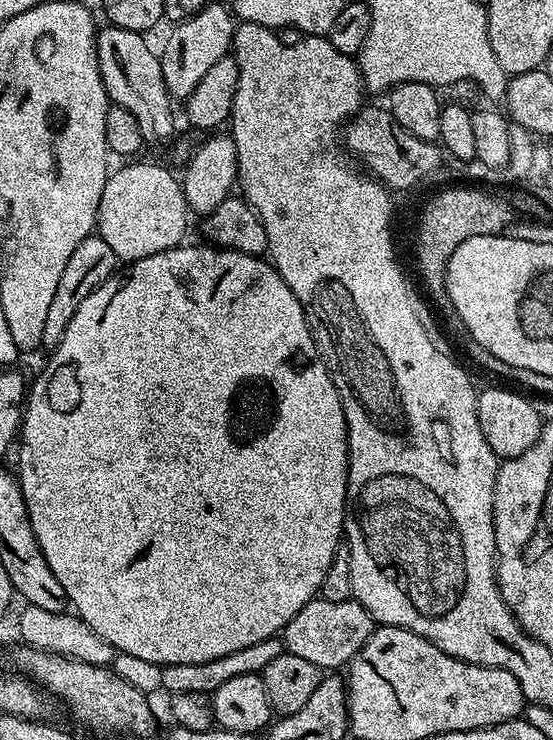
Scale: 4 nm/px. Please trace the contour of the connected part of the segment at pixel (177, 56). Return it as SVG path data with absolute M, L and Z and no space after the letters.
M205 3L204 8L194 18L175 25L164 44L164 52L159 53L162 78L166 78L166 90L177 101L187 101L189 94L198 86L198 81L218 62L218 58L229 55L232 50L232 35L236 33L237 21L223 3Z

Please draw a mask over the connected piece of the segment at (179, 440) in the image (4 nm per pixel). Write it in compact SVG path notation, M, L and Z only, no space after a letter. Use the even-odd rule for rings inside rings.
M181 246L181 247L179 247L179 248L171 248L171 249L170 249L170 250L166 250L166 251L165 251L165 252L159 252L159 253L158 253L158 254L150 254L150 258L142 258L142 259L141 259L141 260L134 260L134 261L131 261L131 263L129 263L129 264L128 264L128 265L127 265L127 267L125 267L125 268L128 268L128 269L126 269L126 270L125 270L125 272L123 272L123 270L117 270L117 271L115 271L115 272L113 272L113 273L112 273L112 276L111 276L111 277L110 277L110 279L109 279L109 280L107 280L107 281L106 281L106 282L102 282L102 283L101 283L101 284L99 284L99 285L98 285L98 286L97 286L97 287L96 287L96 289L94 289L94 291L93 291L93 292L92 292L92 293L91 293L91 294L90 294L90 298L86 298L86 302L82 302L82 306L78 306L78 311L77 311L77 312L75 312L75 314L74 314L74 318L70 318L70 326L66 326L66 334L62 334L62 342L58 342L58 346L57 346L57 347L56 347L56 348L53 348L53 349L51 349L51 352L50 352L50 355L49 355L49 356L52 356L52 357L50 357L50 358L49 358L49 360L48 360L48 365L46 365L46 366L45 366L45 368L44 368L44 369L42 369L42 370L41 370L41 372L40 372L40 377L38 377L38 378L37 378L37 380L36 380L36 385L34 385L34 386L33 386L33 388L32 388L32 385L31 385L31 387L29 387L29 388L28 388L28 389L27 389L27 392L26 392L26 403L25 403L25 405L24 405L24 415L23 415L23 417L22 417L22 423L21 423L21 426L20 426L20 431L19 431L19 433L18 433L18 448L19 448L19 444L20 444L20 472L19 472L19 471L18 471L18 479L19 479L19 482L20 482L20 489L21 489L21 490L22 490L22 498L23 498L23 499L24 499L24 501L25 501L25 502L26 502L26 510L27 510L27 511L28 511L28 513L29 513L29 514L30 514L30 526L34 526L34 538L38 538L38 546L39 546L39 547L40 547L40 549L41 549L41 550L42 550L42 554L43 554L43 555L44 555L44 557L45 557L45 558L46 558L46 562L47 562L47 563L48 563L48 565L49 565L49 566L50 566L50 570L54 570L54 578L58 578L58 582L62 582L62 590L66 590L66 594L67 594L67 595L68 595L68 603L69 603L69 605L71 605L71 607L72 607L72 608L73 608L73 609L74 609L74 612L75 612L75 615L77 615L77 616L79 616L79 617L80 617L80 619L81 619L81 620L84 620L84 621L85 621L85 622L87 622L87 624L88 624L88 625L89 625L89 626L90 626L90 630L94 630L94 634L102 634L102 638L106 638L106 642L110 642L110 646L111 646L111 647L112 647L112 648L114 648L114 649L116 649L116 651L117 651L117 653L120 653L120 654L123 654L123 655L124 655L124 652L125 652L125 654L126 654L126 655L128 655L128 656L133 656L133 658L134 658L134 659L136 659L136 660L141 660L141 662L142 662L142 663L144 663L144 664L156 664L156 665L155 665L155 666L163 666L163 665L165 665L165 664L181 664L181 663L182 663L182 662L210 662L210 661L211 661L211 660L212 660L212 659L213 659L213 658L222 658L222 657L223 657L223 656L224 656L224 655L225 655L225 654L234 654L234 650L243 650L243 648L244 648L244 647L245 647L245 646L254 646L254 642L262 642L262 641L263 641L263 640L270 640L270 639L273 639L273 637L275 637L275 636L276 636L276 635L277 635L277 634L280 634L280 633L283 633L283 631L284 631L284 627L286 627L286 625L287 625L287 624L288 624L288 623L289 623L289 622L290 622L290 618L294 618L294 614L298 614L298 610L302 610L302 606L306 606L306 605L307 605L307 604L308 604L308 603L310 603L310 601L311 601L311 600L315 600L315 599L317 599L317 596L318 596L318 593L319 593L319 590L320 590L320 587L321 587L321 586L322 586L322 582L323 582L323 581L324 581L324 579L325 579L325 578L326 578L326 574L327 574L327 573L328 573L328 571L329 571L329 570L330 570L330 566L331 566L331 565L332 565L332 561L333 561L333 560L335 560L335 559L337 559L337 556L338 556L338 552L336 552L336 547L338 547L338 546L339 546L339 544L340 544L340 547L341 547L341 544L342 544L342 537L343 537L343 536L344 536L344 510L345 510L345 508L347 508L347 507L348 507L348 427L347 427L347 426L346 426L346 418L345 418L345 417L344 417L344 411L343 411L343 410L342 410L342 398L341 398L341 397L340 397L340 395L339 395L339 394L338 394L338 390L337 390L337 389L336 389L336 387L335 387L335 386L334 386L334 382L333 382L333 381L332 381L332 379L331 379L331 378L330 378L330 374L329 374L329 373L328 373L328 365L327 365L327 364L325 364L325 363L324 363L324 361L323 361L323 360L321 360L321 359L320 359L320 355L319 355L319 354L318 354L318 350L317 350L317 349L316 349L316 343L315 343L315 342L314 342L314 338L313 338L313 337L312 337L312 328L311 328L311 327L310 327L310 325L308 325L308 319L307 319L307 318L306 318L306 314L305 314L305 313L304 313L304 311L303 311L303 310L302 310L302 306L301 306L301 305L300 305L300 303L299 303L299 302L298 302L298 298L297 298L297 297L296 297L296 295L295 295L295 294L294 294L294 290L290 290L290 286L286 286L286 282L285 282L285 281L284 281L284 279L282 279L282 277L280 277L280 271L279 271L279 270L277 270L277 268L276 268L276 265L275 265L275 264L273 264L273 263L271 263L271 262L269 262L269 261L268 261L268 260L267 260L267 259L264 259L264 258L261 258L261 257L260 257L260 256L251 256L251 255L250 255L250 254L248 254L248 253L242 253L242 252L236 252L236 251L232 251L232 250L231 250L231 249L229 249L229 248L225 248L225 247L217 247L217 246L207 246L207 247L208 247L208 248L187 248L187 246Z

